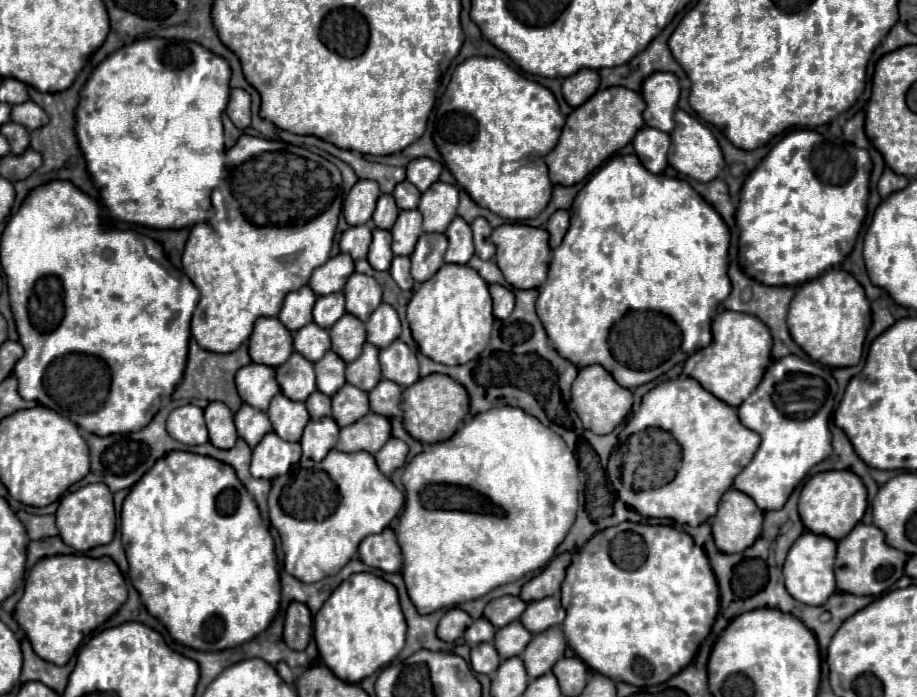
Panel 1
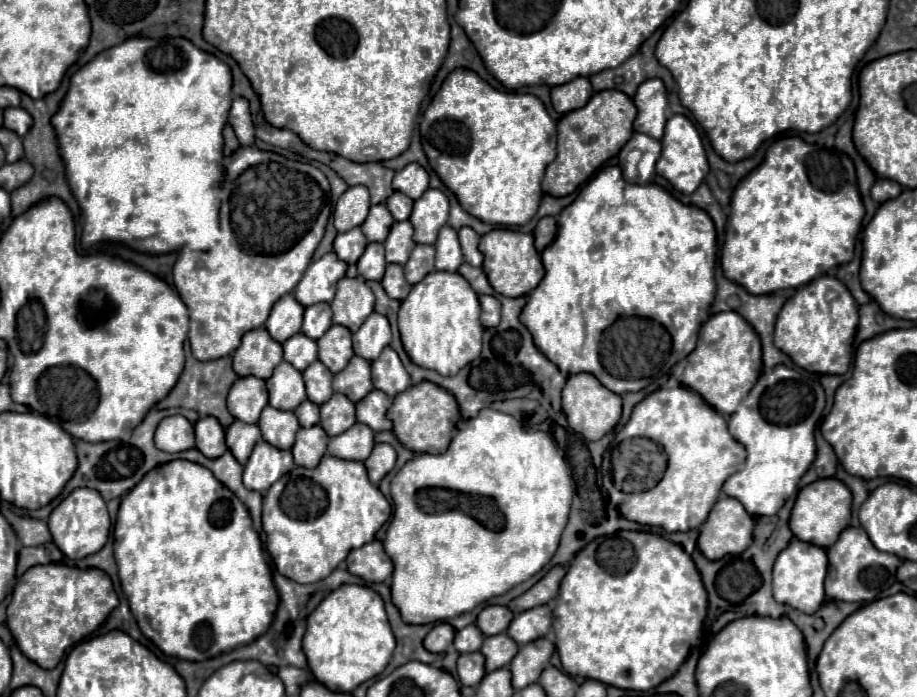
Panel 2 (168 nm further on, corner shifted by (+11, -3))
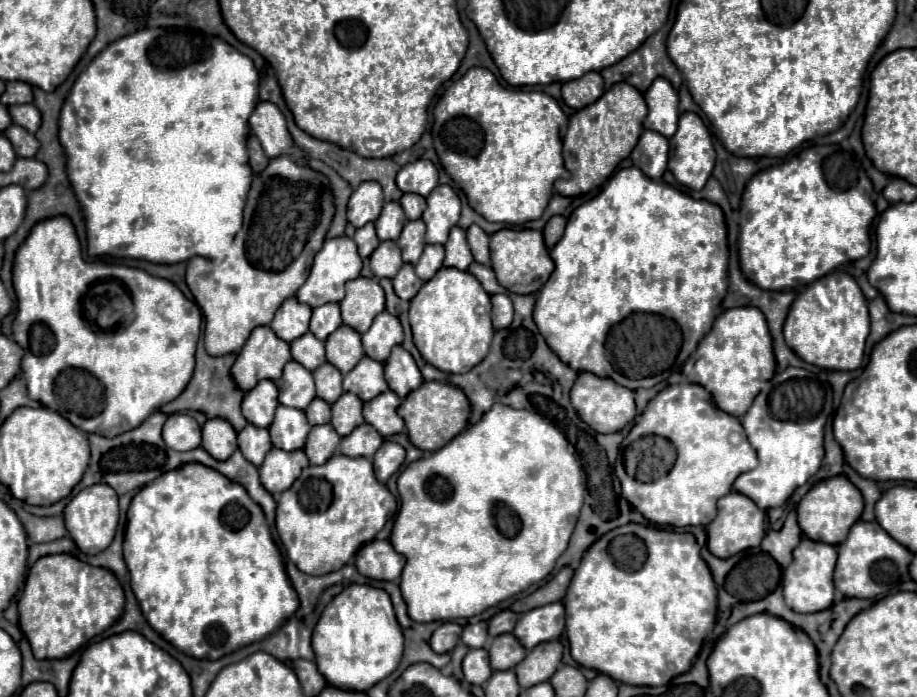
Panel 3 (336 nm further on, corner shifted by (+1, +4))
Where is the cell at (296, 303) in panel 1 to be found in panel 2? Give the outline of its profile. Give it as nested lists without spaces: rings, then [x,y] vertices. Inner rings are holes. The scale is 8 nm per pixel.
[[[285,295],[273,305],[271,315],[265,321],[265,329],[277,343],[285,343],[289,337],[301,331],[301,321],[303,305],[299,305],[293,295]]]

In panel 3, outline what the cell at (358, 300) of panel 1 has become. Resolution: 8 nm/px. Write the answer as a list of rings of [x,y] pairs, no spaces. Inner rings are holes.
[[[355,278],[345,284],[345,298],[341,300],[343,324],[357,332],[369,330],[375,316],[385,310],[385,294],[375,278]]]

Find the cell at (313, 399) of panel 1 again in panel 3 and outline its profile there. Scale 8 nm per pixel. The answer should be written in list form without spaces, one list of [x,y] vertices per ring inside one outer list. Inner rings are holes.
[[[315,398],[315,400],[305,408],[305,414],[307,414],[309,424],[315,426],[315,424],[327,424],[331,410],[329,410],[329,404],[327,404],[325,400]]]

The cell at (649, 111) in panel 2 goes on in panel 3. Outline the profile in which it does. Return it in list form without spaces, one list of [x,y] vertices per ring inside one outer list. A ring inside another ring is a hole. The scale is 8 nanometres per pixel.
[[[655,78],[649,90],[645,92],[645,102],[649,114],[643,126],[671,138],[677,130],[677,118],[679,118],[679,108],[677,108],[679,96],[671,86],[671,82],[667,78]]]

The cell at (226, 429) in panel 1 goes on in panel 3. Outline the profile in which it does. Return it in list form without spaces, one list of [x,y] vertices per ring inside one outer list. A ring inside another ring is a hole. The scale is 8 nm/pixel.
[[[223,418],[207,420],[203,426],[203,444],[213,458],[227,460],[237,448],[237,432]]]

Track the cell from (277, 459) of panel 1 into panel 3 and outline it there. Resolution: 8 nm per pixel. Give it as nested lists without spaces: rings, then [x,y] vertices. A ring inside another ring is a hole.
[[[271,448],[265,456],[265,462],[259,466],[261,484],[265,490],[277,496],[293,484],[305,466],[309,466],[309,460],[305,458],[303,450],[285,452],[281,448]]]

